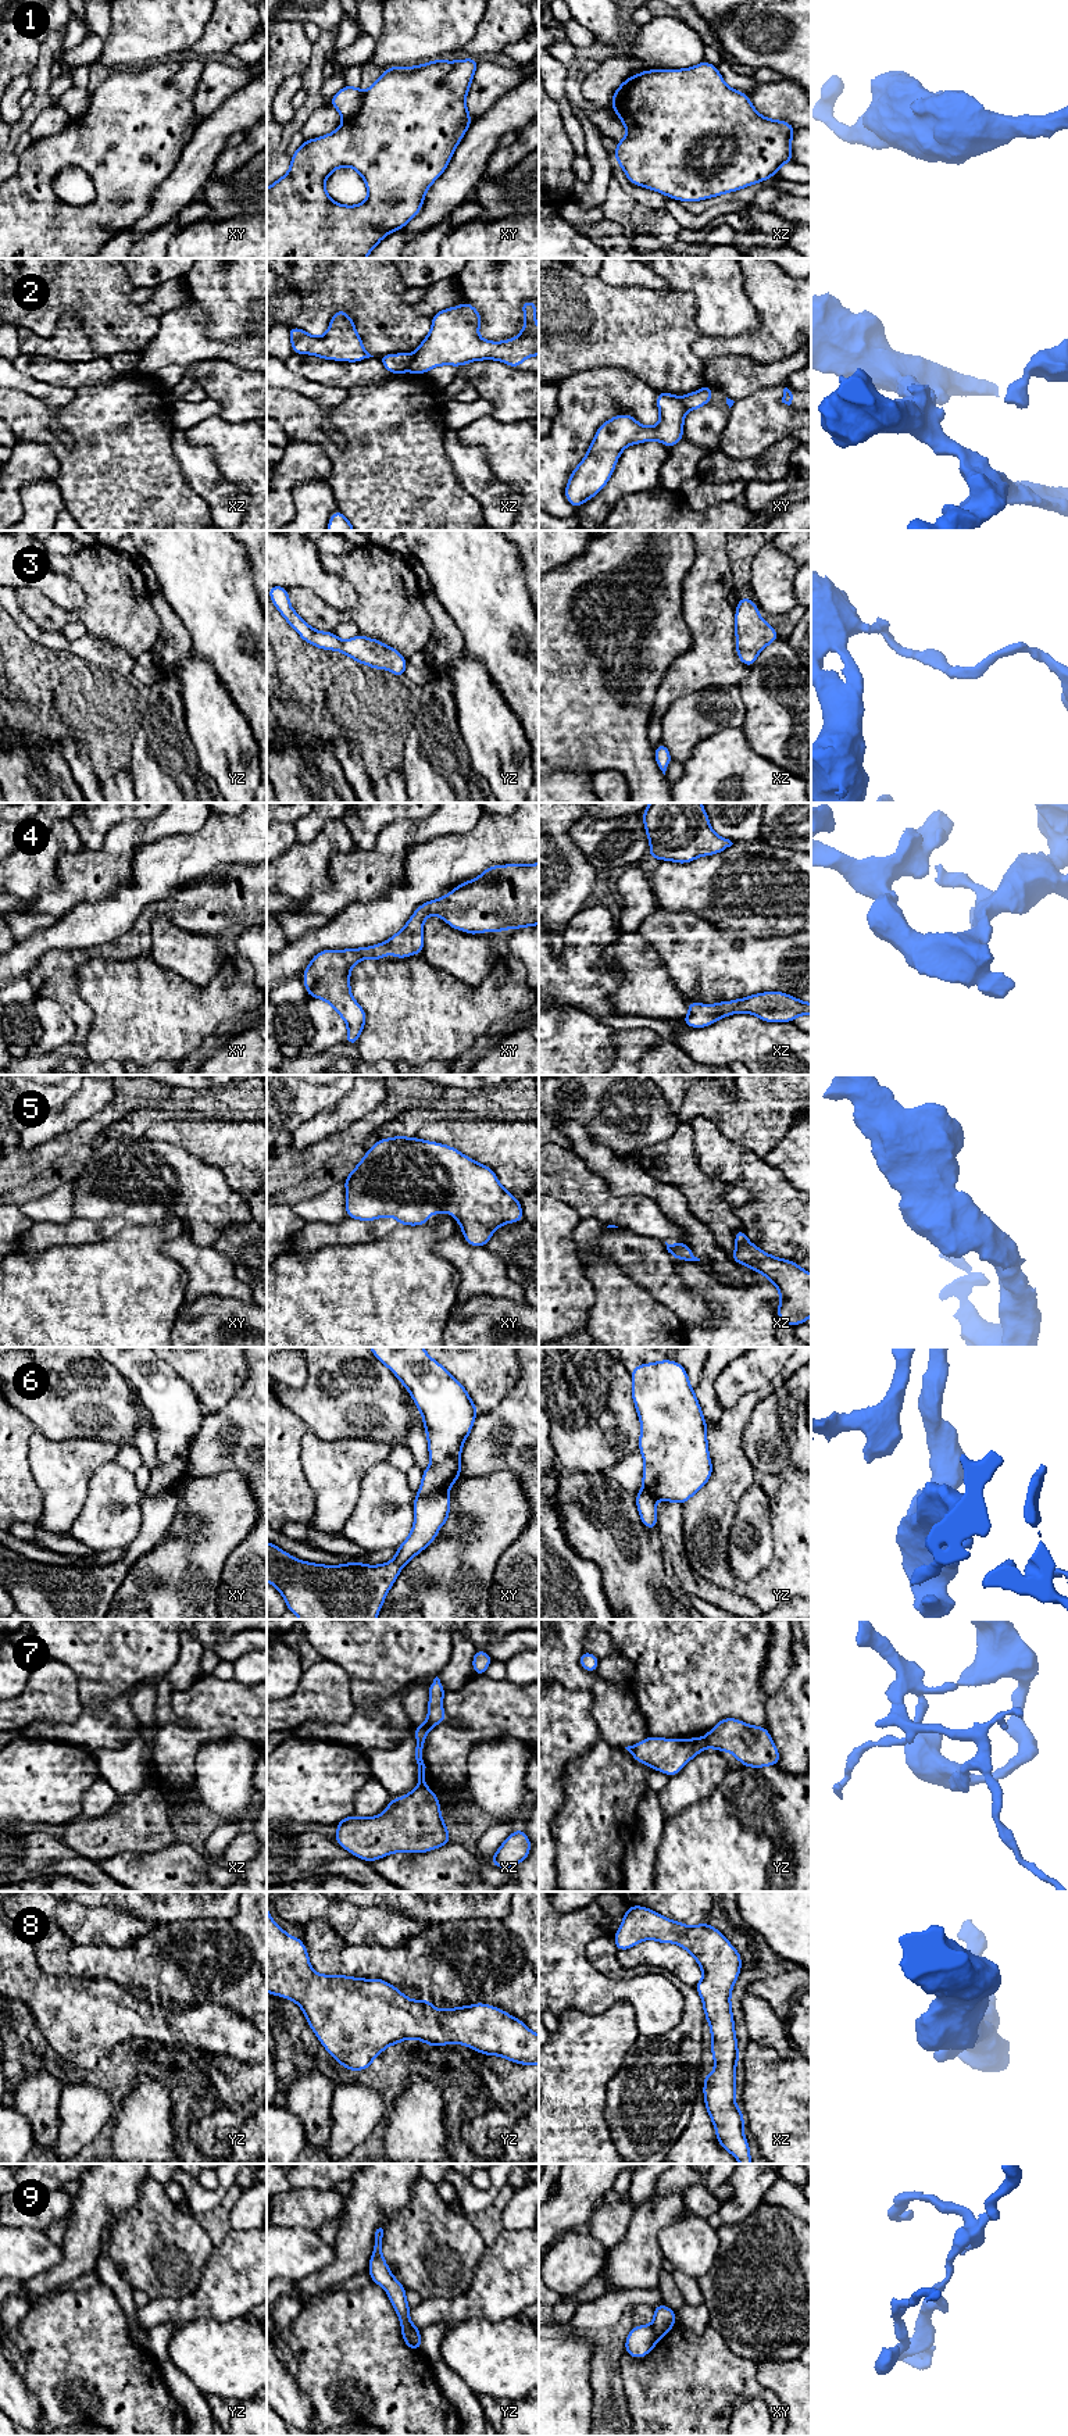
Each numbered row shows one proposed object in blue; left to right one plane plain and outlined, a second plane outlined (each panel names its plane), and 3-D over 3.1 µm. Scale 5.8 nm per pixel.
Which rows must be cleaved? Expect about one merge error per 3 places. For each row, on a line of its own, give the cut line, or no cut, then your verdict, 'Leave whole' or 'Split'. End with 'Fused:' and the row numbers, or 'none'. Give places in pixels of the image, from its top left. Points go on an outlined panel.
1: Split along xy (364, 93), (361, 109), (345, 120). Split
2: Split along xz (411, 354), (407, 370). Split
3: No split. Leave whole
4: No split. Leave whole
5: No split. Leave whole
6: Split along xy (447, 1490), (417, 1496). Split
7: Split along yz (704, 1738), (708, 1746). Split
8: No split. Leave whole
9: Split along yz (402, 2325), (418, 2332). Split
Fused: 1, 2, 6, 7, 9

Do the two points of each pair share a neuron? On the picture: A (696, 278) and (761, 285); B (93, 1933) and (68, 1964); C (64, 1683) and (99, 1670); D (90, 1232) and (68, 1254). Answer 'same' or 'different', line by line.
A: different
B: different
C: different
D: different

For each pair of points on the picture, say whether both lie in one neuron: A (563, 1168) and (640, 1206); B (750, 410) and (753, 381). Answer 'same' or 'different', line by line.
A: same
B: different

